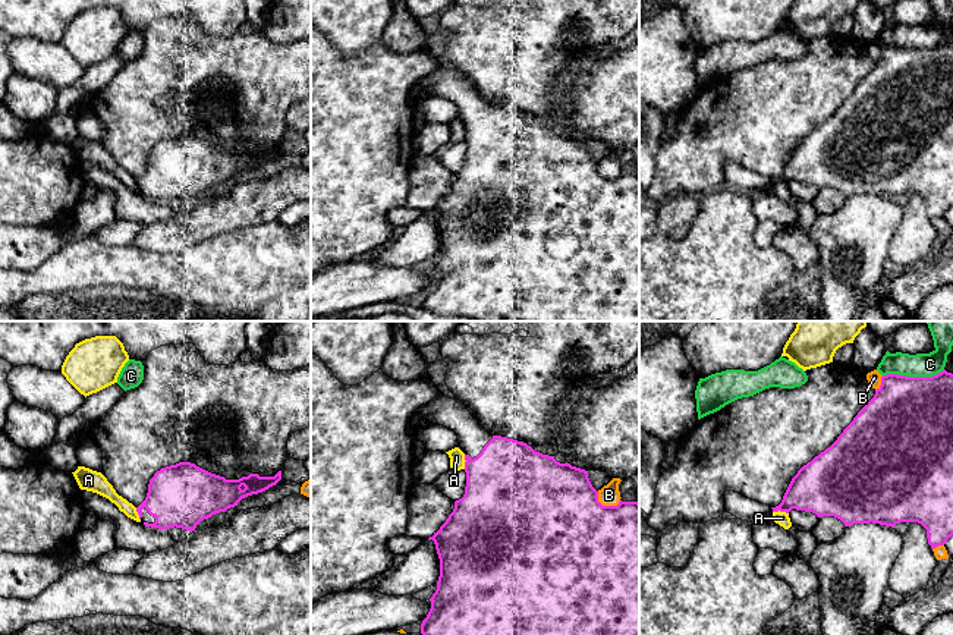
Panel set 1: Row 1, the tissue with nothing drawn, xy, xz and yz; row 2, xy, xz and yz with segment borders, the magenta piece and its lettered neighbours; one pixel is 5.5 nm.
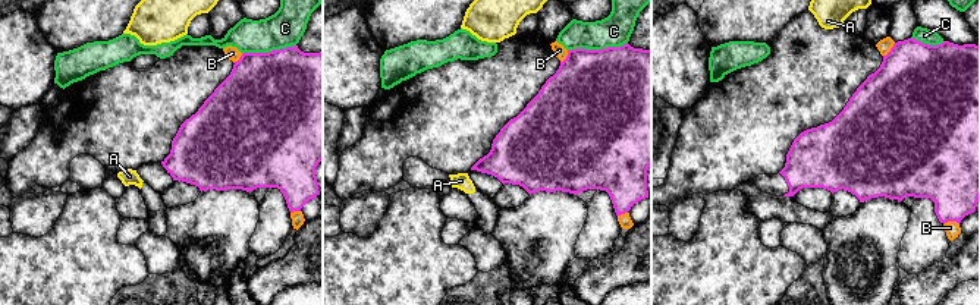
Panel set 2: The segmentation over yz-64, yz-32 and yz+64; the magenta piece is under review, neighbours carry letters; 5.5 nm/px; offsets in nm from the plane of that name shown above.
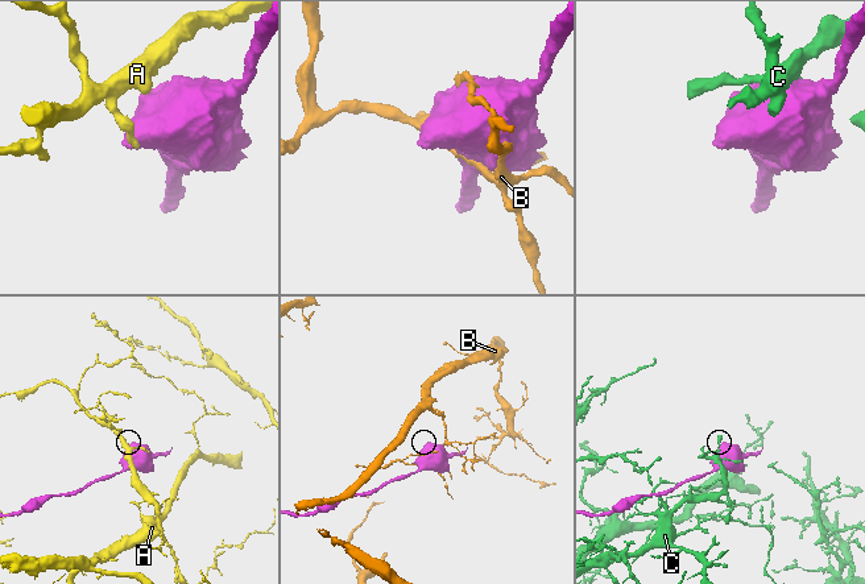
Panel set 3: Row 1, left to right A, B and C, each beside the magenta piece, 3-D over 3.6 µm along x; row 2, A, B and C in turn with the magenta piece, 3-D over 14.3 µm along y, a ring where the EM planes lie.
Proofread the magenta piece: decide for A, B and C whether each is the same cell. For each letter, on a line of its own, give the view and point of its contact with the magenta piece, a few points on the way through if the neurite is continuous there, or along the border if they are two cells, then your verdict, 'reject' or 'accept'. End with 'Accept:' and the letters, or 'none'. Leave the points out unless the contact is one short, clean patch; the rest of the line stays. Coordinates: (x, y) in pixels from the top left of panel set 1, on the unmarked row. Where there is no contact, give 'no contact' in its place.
A: yz (780, 182) | along yz (773, 182), (785, 182), (788, 185) | reject
B: xz (606, 178) | reject
C: yz (912, 49) | reject
Accept: none

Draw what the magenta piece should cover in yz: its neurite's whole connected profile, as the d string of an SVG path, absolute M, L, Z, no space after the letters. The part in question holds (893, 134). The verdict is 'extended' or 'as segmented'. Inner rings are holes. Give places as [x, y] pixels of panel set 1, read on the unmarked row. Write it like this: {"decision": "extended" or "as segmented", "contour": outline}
{"decision": "extended", "contour": "M943 41L932 48L883 47L874 69L837 111L792 150L779 177L724 164L724 183L752 195L792 180L834 188L845 198L918 194L927 201L931 220L944 217L953 207L953 45Z"}

